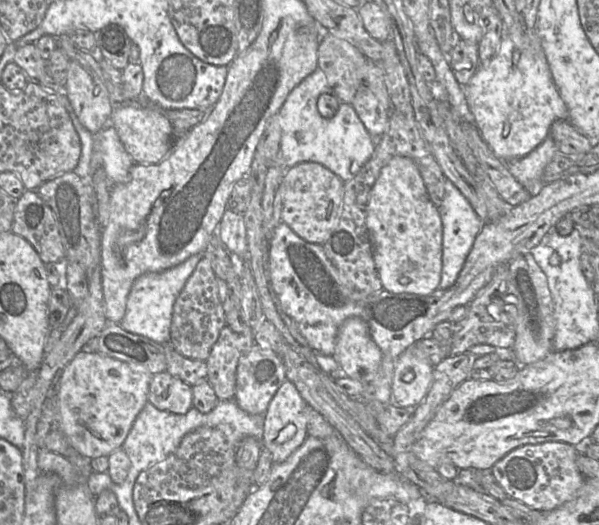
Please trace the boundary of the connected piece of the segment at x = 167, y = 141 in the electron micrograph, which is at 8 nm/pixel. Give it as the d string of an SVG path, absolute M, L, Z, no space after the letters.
M140 97L135 102L114 107L109 124L115 128L121 143L134 163L157 164L170 153L174 145L177 133L157 107L144 97Z

